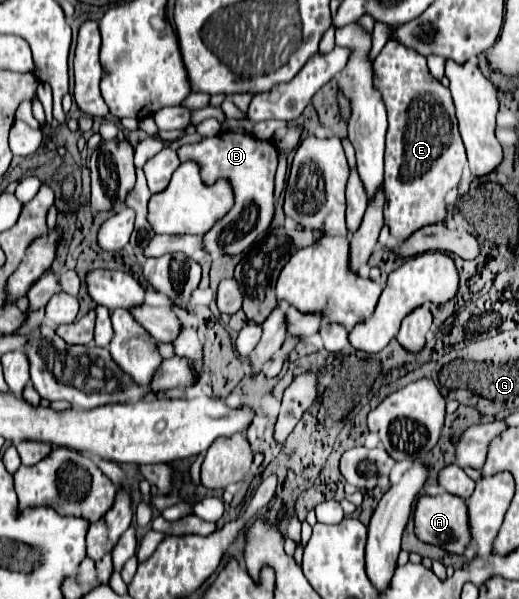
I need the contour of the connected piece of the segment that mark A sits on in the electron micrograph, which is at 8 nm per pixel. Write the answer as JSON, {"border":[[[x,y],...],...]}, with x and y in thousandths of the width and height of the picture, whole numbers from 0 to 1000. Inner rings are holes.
{"border":[[[865,821],[846,828],[815,825],[800,841],[800,891],[807,902],[823,908],[838,908],[873,925],[892,925],[908,908],[908,878],[904,878],[904,855],[896,835]]]}

